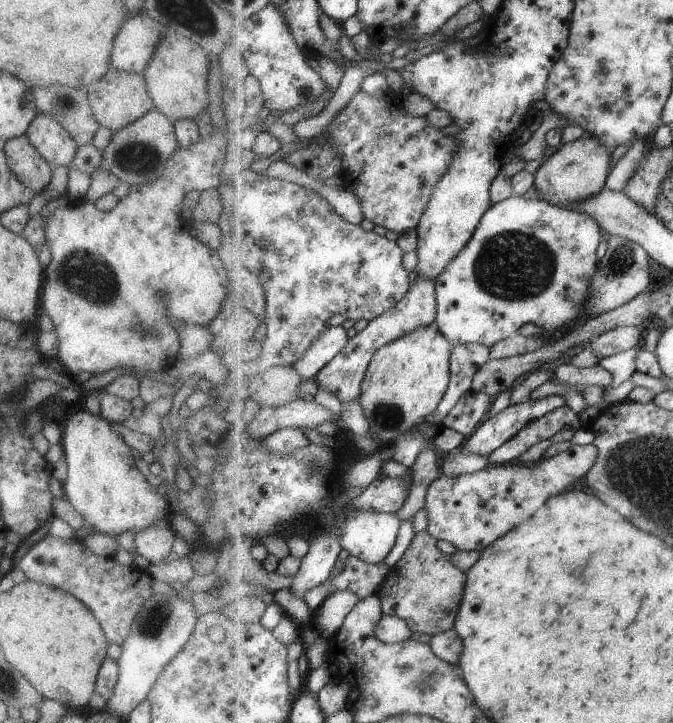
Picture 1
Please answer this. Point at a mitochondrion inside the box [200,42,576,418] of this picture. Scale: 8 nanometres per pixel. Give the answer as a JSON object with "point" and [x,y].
{"point":[514,266]}

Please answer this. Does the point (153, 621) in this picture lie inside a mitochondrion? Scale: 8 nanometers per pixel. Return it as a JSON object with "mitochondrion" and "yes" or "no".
{"mitochondrion":"yes"}

